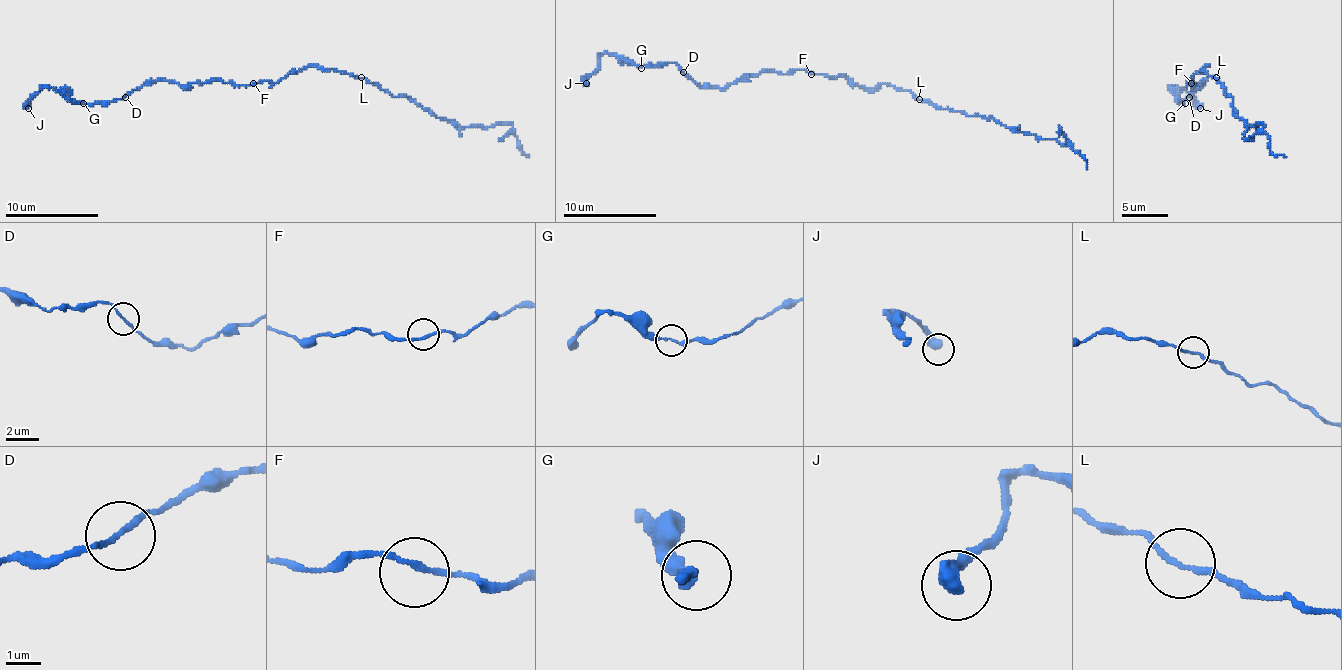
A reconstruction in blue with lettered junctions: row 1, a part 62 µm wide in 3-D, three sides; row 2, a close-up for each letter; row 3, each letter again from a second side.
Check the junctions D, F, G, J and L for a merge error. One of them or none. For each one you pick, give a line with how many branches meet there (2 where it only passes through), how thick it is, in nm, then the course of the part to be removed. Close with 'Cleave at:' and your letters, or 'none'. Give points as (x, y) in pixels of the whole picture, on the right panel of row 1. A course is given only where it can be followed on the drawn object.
Cleave at: none

